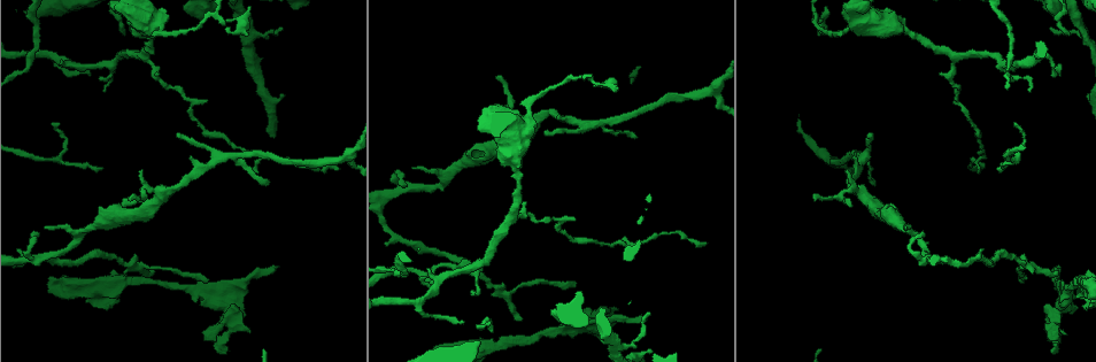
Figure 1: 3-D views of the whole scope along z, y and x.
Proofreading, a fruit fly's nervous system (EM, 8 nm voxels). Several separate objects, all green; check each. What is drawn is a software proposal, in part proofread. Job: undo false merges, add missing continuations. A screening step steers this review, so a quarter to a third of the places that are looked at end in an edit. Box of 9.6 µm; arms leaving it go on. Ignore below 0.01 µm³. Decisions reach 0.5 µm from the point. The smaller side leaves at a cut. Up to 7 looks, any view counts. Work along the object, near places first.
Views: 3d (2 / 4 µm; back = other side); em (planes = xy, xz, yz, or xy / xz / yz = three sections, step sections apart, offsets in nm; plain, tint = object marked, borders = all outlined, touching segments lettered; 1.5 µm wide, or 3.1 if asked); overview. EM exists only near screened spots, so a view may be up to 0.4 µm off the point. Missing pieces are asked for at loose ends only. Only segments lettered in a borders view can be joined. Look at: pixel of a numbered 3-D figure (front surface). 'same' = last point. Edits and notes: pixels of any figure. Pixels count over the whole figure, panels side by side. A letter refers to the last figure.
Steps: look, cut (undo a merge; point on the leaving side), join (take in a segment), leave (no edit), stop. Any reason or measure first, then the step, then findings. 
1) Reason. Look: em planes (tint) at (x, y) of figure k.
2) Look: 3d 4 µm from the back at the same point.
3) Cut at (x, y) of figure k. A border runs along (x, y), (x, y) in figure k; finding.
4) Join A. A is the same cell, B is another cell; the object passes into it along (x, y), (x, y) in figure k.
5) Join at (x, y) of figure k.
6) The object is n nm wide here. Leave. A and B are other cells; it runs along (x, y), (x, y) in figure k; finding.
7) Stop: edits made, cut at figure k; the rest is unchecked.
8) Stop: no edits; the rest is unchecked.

Branch stops here. Look: 3d 4 µm at (337, 170) of figure 1.

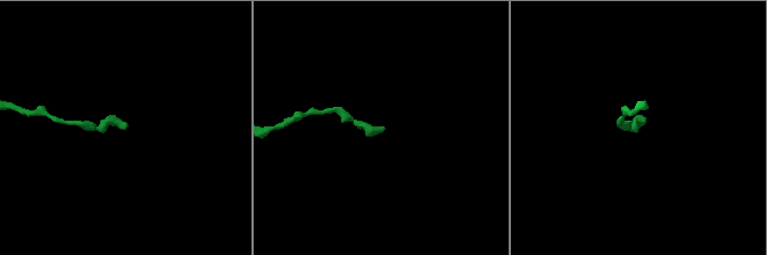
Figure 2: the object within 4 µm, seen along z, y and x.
Need the tissue. Look: em planes (borders) at (639, 125) of figure 2.

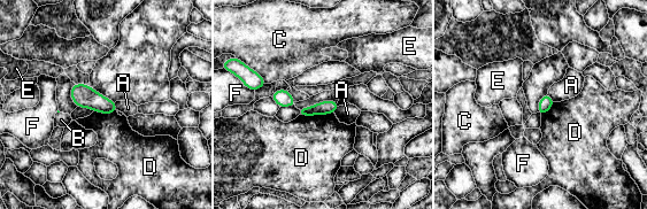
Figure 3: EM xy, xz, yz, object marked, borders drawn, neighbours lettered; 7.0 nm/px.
Leave. A, B, C, D, E and F are other cells; no lettered segment goes on from it.

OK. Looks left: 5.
Abrupt turn. Look: 3d 2 µm at (584, 124) of figure 1.

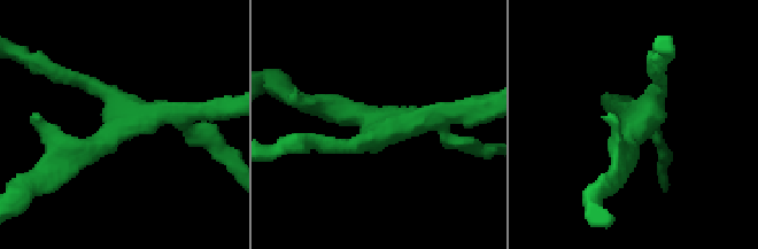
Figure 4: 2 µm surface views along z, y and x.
Look: em planes (borders) at (385, 124) of figure 4.

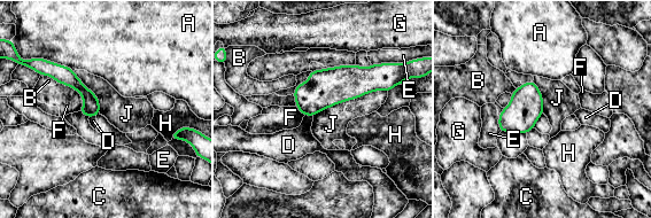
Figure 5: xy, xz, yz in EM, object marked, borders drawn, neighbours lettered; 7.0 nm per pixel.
The longest contact is with J, 360 nm. Leave. A, B, C, D, E, F, G, H and J are other cells; one cell here.

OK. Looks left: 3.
Tapers out. Look: 3d 2 µm from the back at (847, 171) of figure 1.

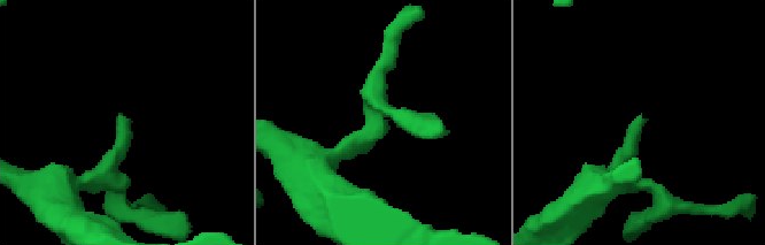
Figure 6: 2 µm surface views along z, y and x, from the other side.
Now the EM. Look: em planes (borders) at (122, 118) of figure 6.

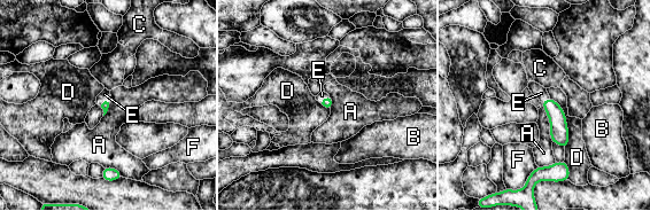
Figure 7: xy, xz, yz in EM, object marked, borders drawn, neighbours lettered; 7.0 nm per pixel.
The longest contact is with D, 400 nm. Join E. E is the same cell, A, B, C, D and F are other cells; it goes on there.

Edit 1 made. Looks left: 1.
Stop: edits made, join at figure 7; the rest is unchecked.

